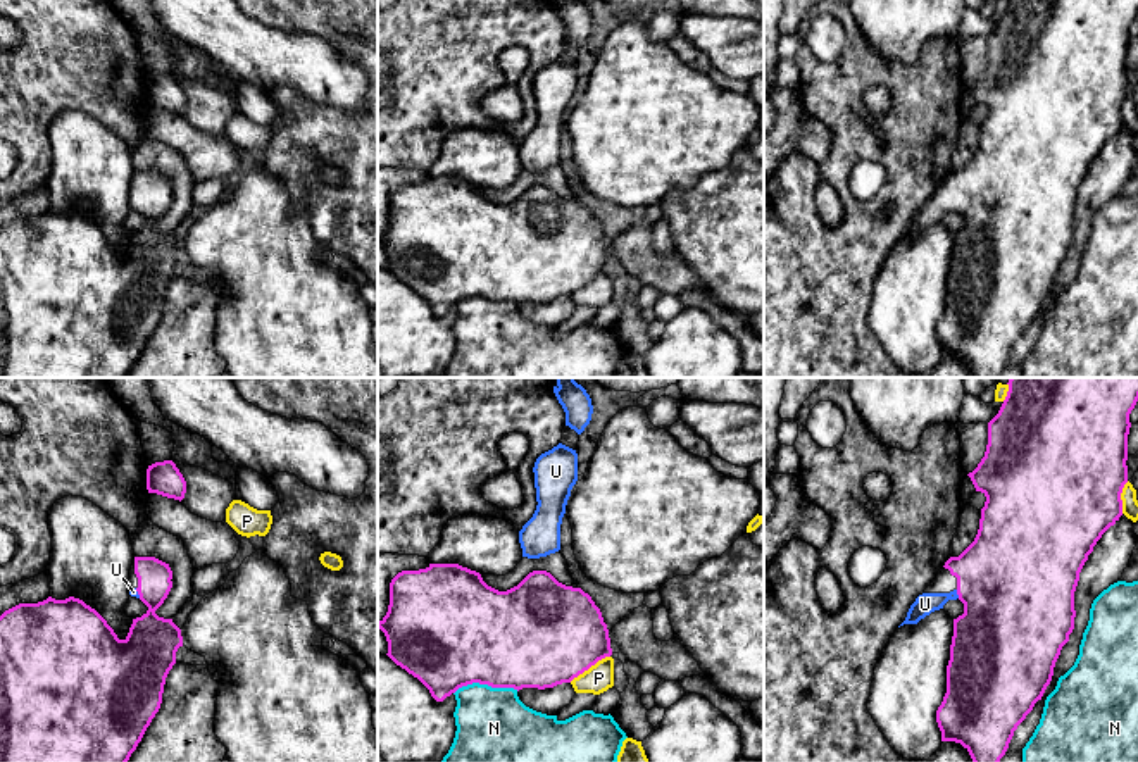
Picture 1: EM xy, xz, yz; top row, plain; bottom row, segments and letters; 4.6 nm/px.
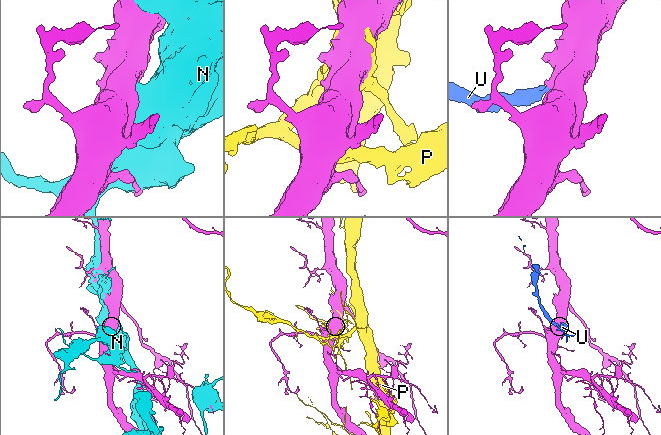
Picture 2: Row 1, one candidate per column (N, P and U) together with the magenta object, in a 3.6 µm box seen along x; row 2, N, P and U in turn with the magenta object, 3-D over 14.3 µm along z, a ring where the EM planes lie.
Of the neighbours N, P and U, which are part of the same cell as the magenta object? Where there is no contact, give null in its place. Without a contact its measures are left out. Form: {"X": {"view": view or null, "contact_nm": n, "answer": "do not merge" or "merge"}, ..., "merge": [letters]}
{"N": {"view": "xz", "contact_nm": 300, "answer": "do not merge"}, "P": {"view": "xz", "contact_nm": 220, "answer": "do not merge"}, "U": {"view": "yz", "contact_nm": 40, "answer": "merge"}, "merge": ["U"]}

